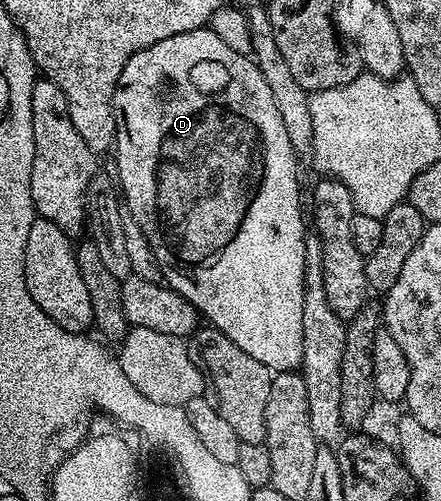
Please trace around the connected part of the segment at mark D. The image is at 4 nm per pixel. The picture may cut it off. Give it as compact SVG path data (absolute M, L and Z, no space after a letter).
M211 27L179 33L138 51L128 60L126 67L122 67L122 75L112 96L112 110L116 116L114 154L118 189L127 212L138 223L138 227L142 227L150 247L154 247L154 255L162 267L168 288L186 298L196 308L197 314L203 320L204 317L208 320L205 322L211 328L222 331L226 339L242 347L246 355L258 359L258 363L273 371L299 370L302 363L306 213L300 210L300 181L296 178L298 155L292 149L290 135L286 135L286 123L282 123L282 115L278 115L278 103L274 103L274 95L270 87L266 87L266 79L262 79L262 71L258 71L255 60L226 47L226 43L214 35Z

